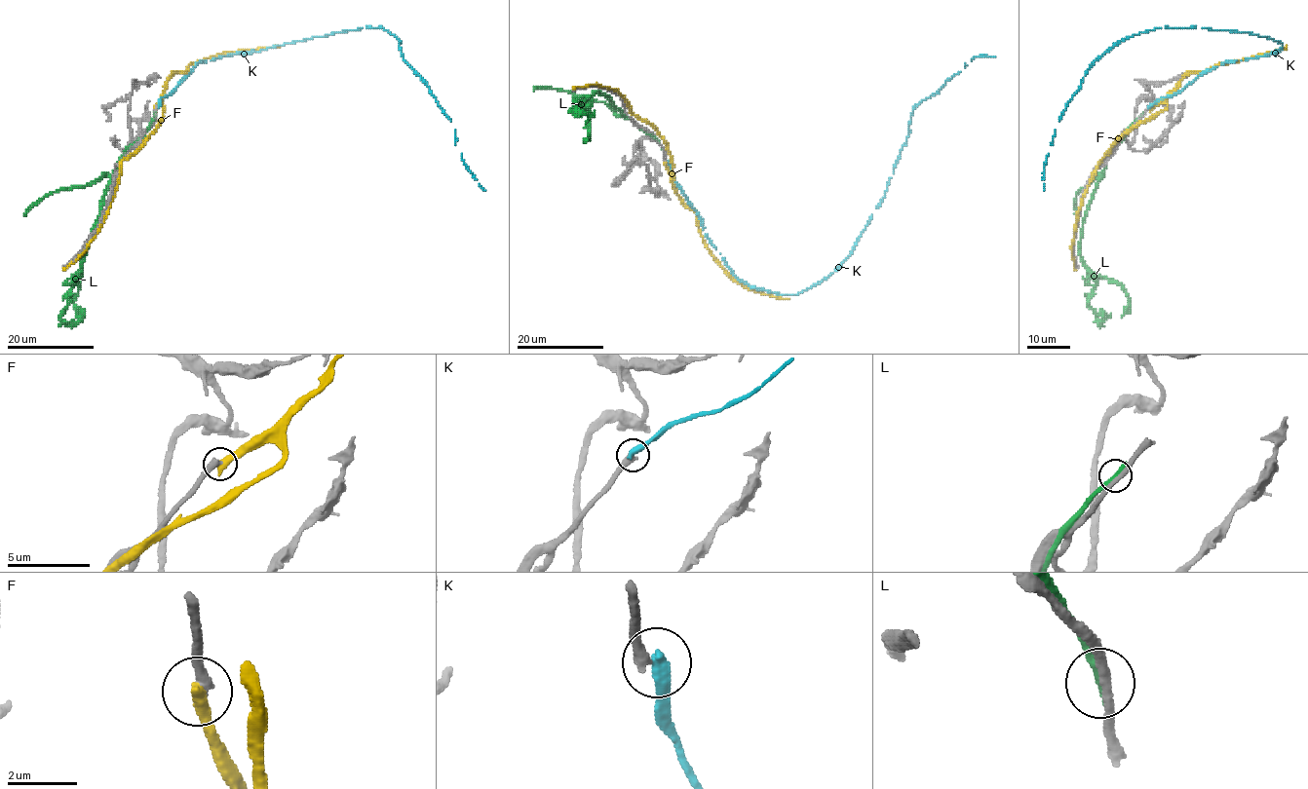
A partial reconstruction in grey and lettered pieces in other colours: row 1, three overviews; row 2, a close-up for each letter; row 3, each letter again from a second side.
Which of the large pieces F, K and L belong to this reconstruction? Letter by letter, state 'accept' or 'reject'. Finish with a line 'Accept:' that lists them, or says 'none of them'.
F: reject
K: reject
L: reject
Accept: none of them

